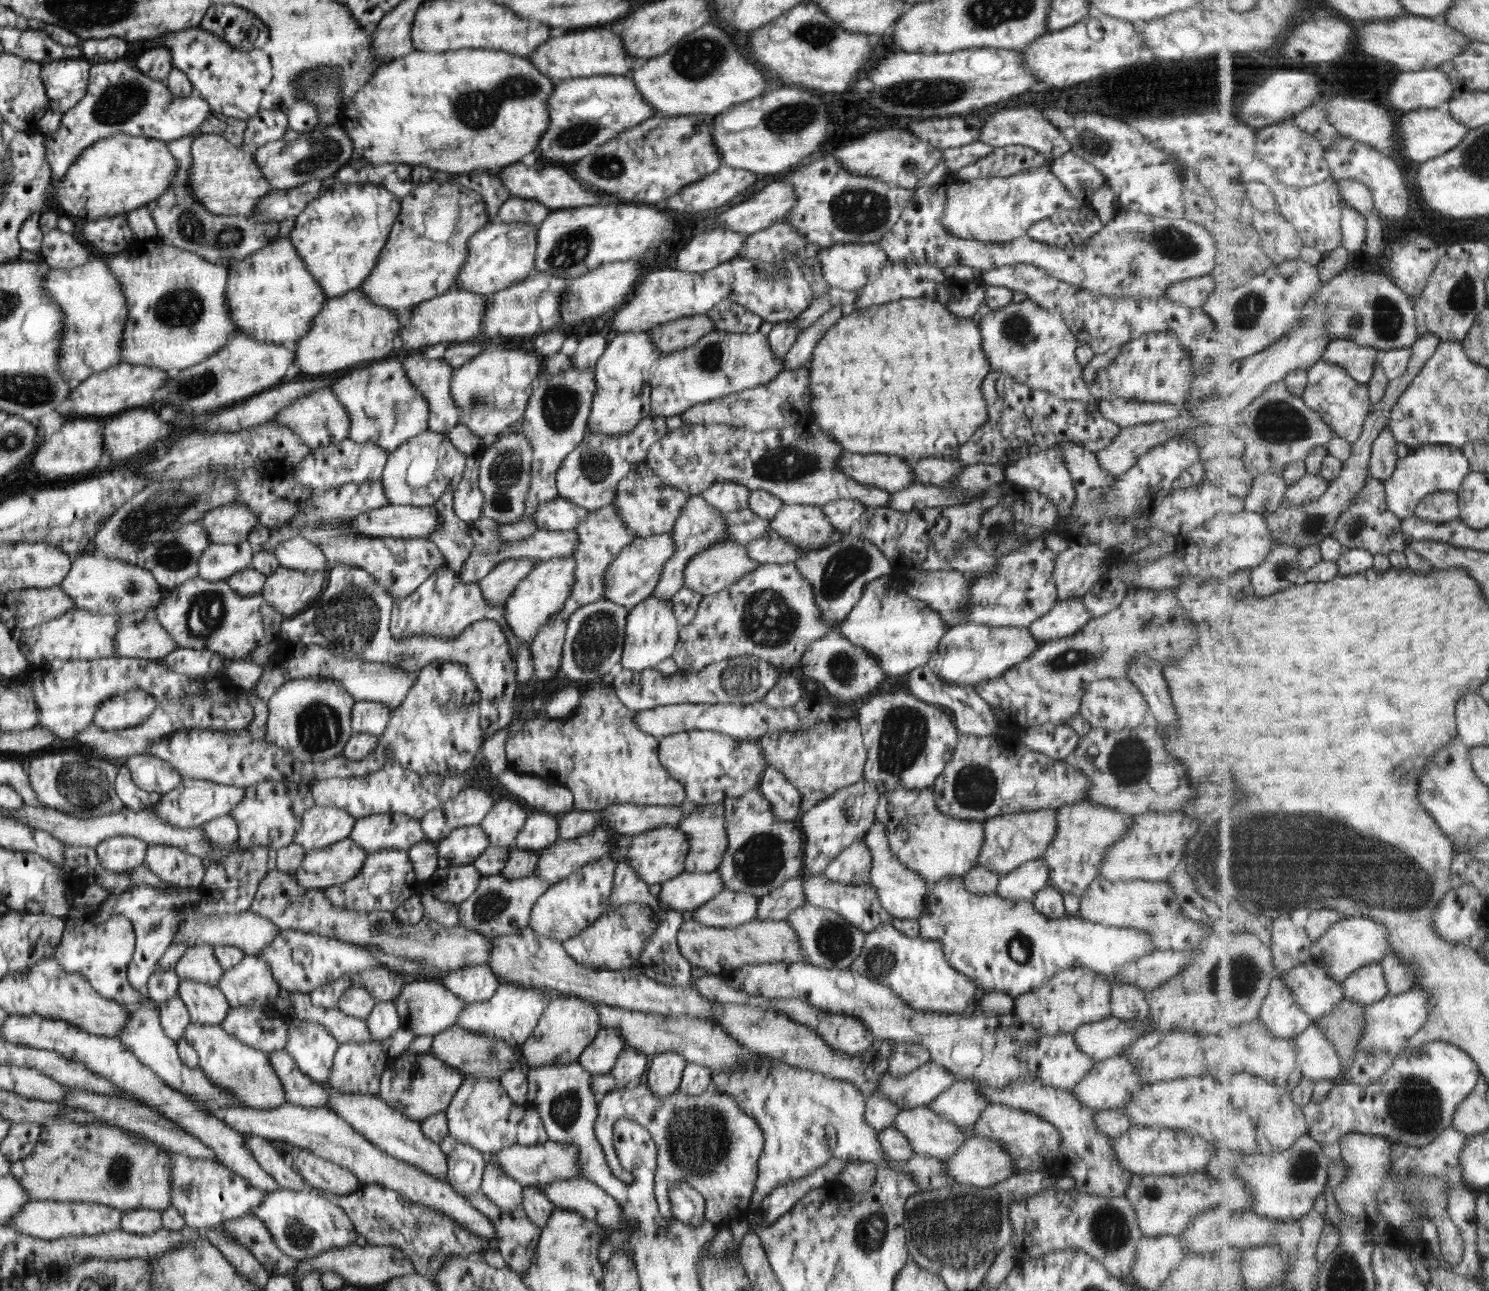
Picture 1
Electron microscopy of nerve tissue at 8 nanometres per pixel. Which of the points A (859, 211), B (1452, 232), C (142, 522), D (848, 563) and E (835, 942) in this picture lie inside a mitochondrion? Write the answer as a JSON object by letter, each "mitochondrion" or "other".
{"A":"mitochondrion","B":"other","C":"mitochondrion","D":"mitochondrion","E":"mitochondrion"}

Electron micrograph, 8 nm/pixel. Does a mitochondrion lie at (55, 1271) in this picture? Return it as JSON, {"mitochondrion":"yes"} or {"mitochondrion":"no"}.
{"mitochondrion":"no"}

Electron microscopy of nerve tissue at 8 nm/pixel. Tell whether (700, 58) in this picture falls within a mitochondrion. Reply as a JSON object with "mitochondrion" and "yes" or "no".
{"mitochondrion":"yes"}

